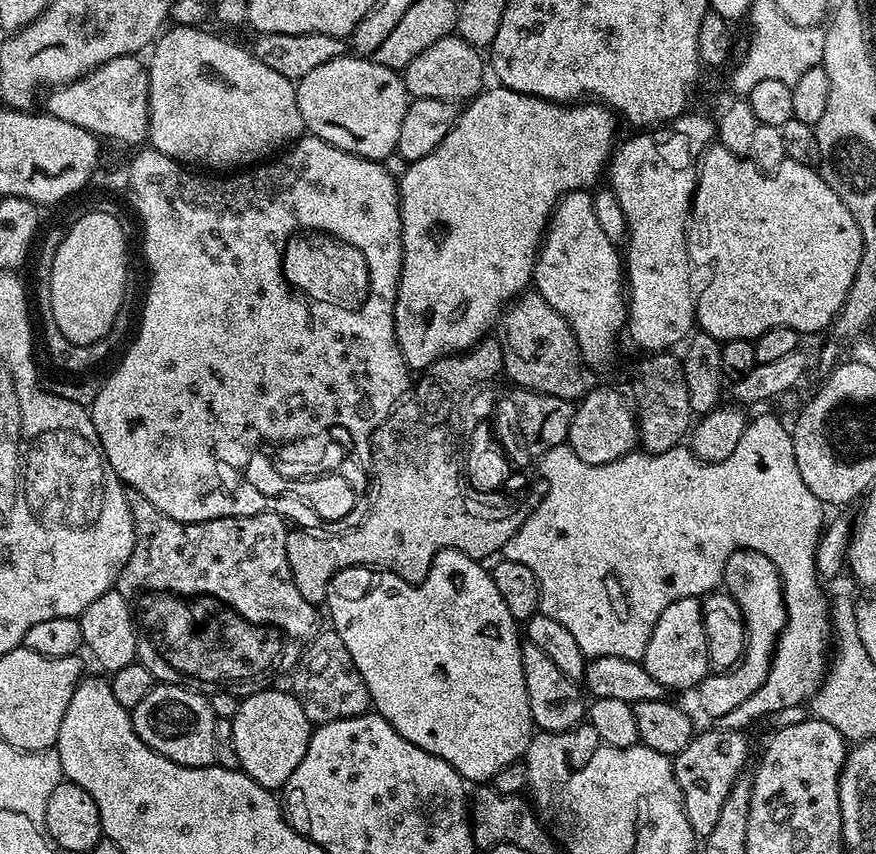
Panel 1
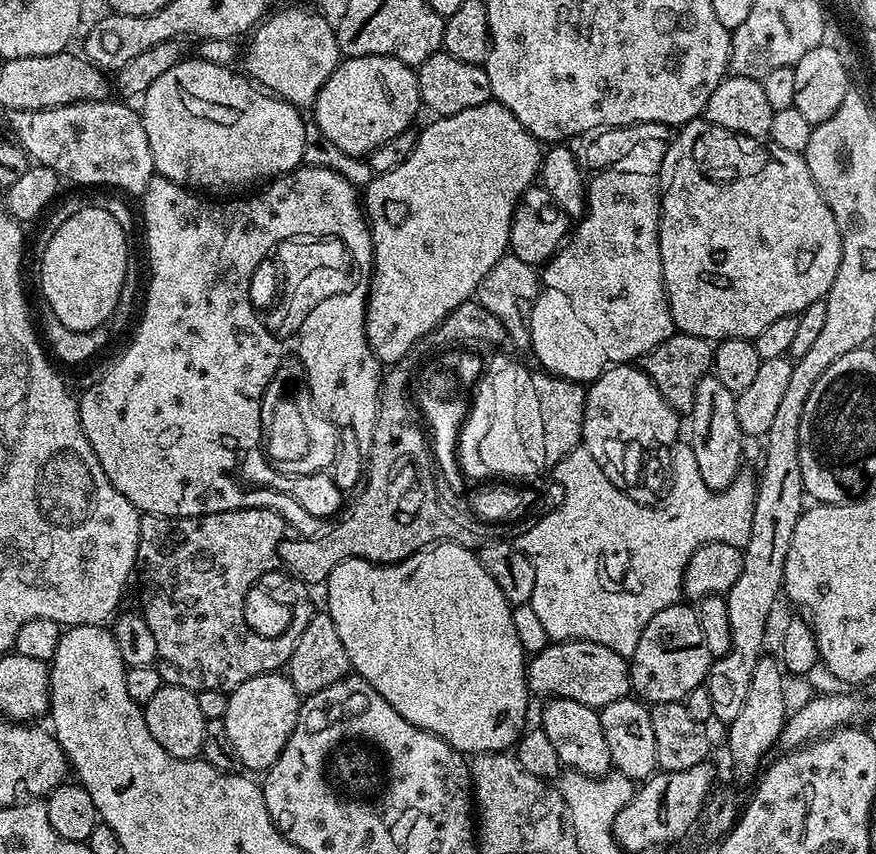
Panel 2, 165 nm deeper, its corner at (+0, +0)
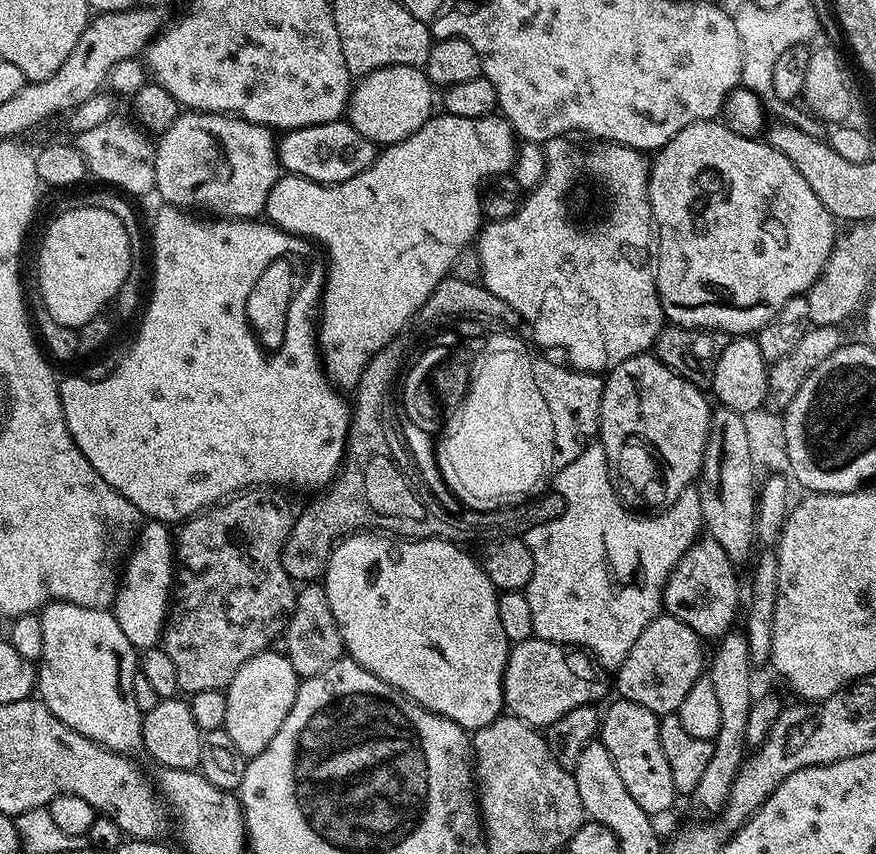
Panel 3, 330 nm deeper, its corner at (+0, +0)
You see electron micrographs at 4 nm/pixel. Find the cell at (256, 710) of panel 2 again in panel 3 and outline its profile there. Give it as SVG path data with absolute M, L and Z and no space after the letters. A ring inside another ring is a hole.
M280 650L259 652L242 665L238 674L234 674L226 689L226 722L223 728L244 756L257 756L270 746L270 738L278 734L286 714L290 714L290 706L294 706L297 687L294 666L290 666L287 655Z

